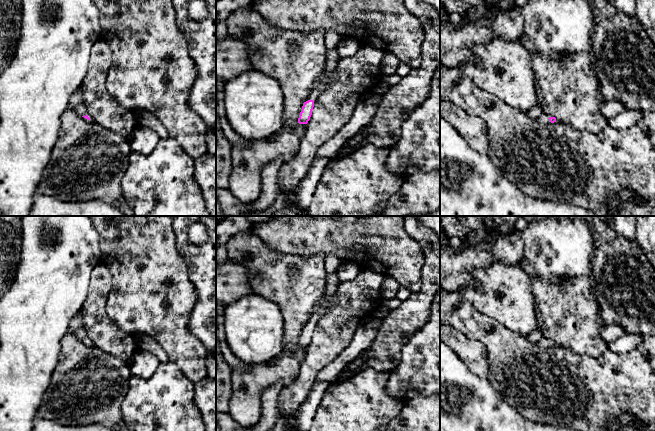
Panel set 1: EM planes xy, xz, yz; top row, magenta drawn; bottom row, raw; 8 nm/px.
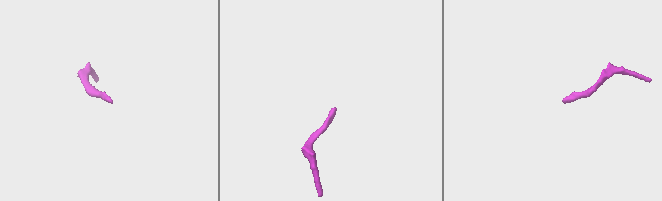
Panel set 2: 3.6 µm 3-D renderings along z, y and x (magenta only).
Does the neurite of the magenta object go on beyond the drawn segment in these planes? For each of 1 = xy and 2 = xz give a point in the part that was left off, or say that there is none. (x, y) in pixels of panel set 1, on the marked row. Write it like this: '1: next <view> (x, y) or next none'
1: next none
2: next none

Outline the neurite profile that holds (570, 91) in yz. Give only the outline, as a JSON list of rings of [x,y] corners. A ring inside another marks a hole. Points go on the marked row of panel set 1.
[[[522,34],[519,40],[530,55],[536,80],[540,83],[538,106],[544,110],[545,116],[555,117],[556,122],[592,133],[599,133],[610,127],[609,118],[601,113],[607,101],[601,94],[601,84],[589,54],[571,54],[561,63],[551,62],[534,49],[531,40],[525,35]]]

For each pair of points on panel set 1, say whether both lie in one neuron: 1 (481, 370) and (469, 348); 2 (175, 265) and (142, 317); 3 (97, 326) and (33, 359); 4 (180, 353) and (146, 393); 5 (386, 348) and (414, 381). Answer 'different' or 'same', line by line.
1: same
2: same
3: different
4: different
5: different

